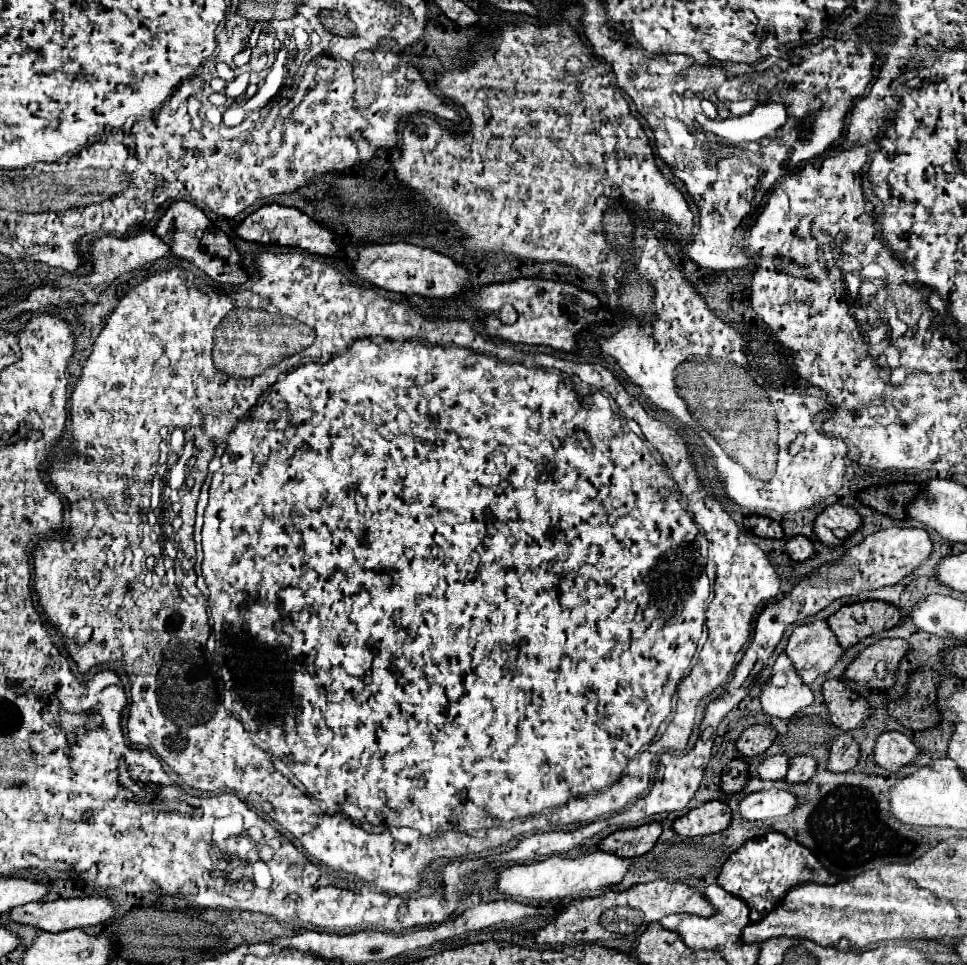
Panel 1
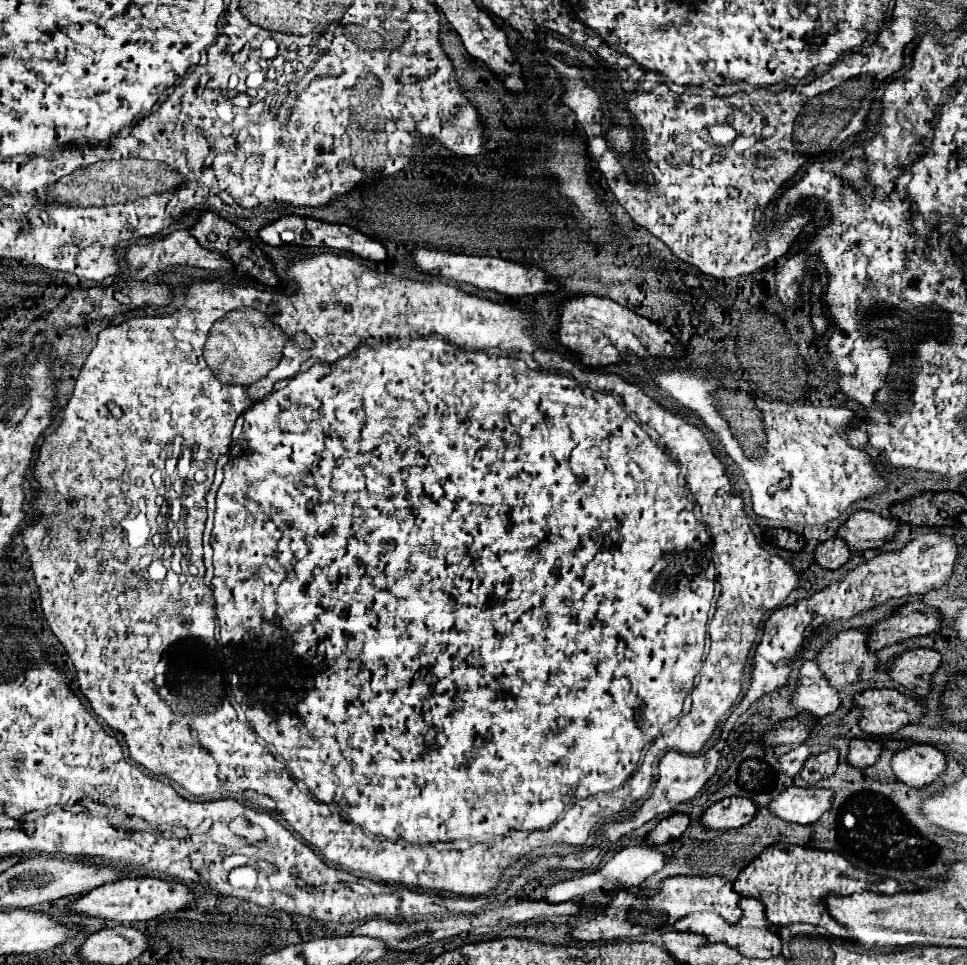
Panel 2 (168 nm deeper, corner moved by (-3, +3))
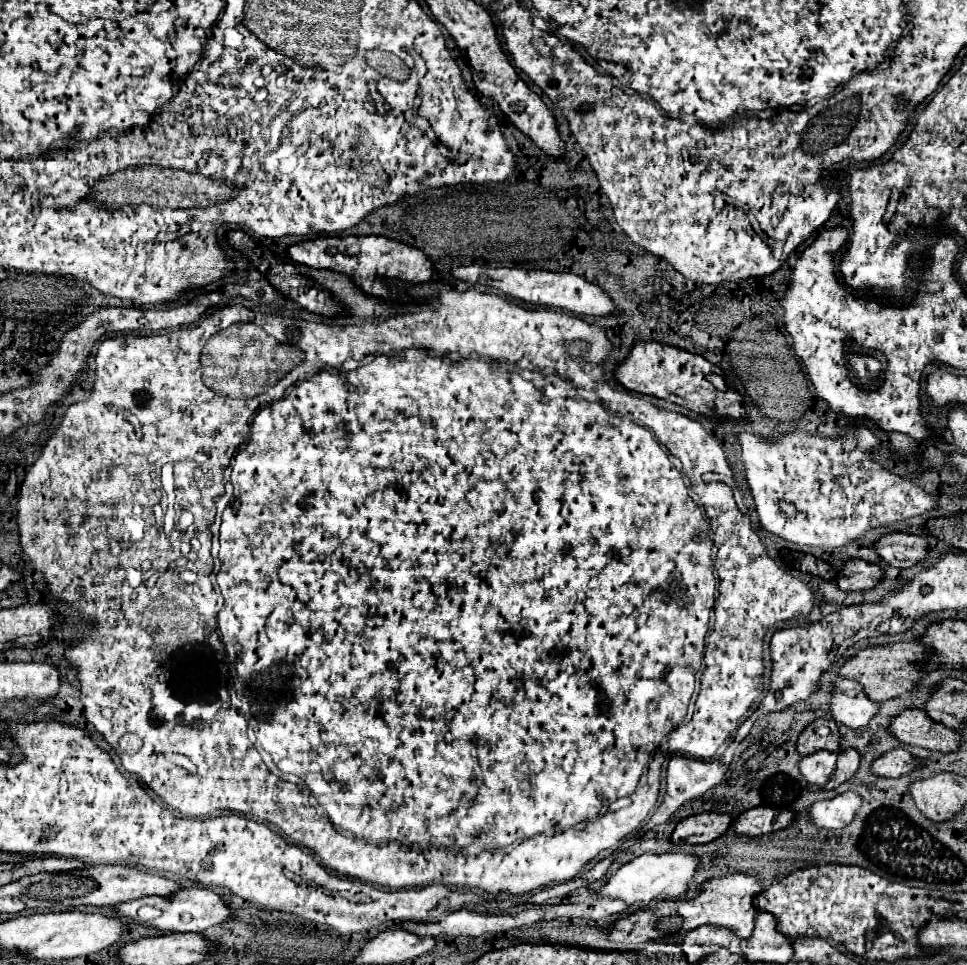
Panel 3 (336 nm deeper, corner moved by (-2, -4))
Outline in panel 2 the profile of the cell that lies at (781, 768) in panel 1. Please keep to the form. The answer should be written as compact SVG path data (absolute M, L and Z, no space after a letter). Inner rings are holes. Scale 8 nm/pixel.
M799 745L799 747L791 749L789 753L785 753L785 755L779 759L781 771L783 771L785 775L789 775L789 777L795 777L795 775L801 771L801 767L803 767L803 763L805 763L805 759L807 759L809 755L811 755L811 751L807 749L807 745Z

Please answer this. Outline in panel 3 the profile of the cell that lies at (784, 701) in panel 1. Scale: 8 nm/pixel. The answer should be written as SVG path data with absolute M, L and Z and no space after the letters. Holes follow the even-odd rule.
M846 678L836 680L830 712L838 724L844 724L848 728L864 728L878 714L878 710L880 706L866 696L864 688L860 688L858 682Z

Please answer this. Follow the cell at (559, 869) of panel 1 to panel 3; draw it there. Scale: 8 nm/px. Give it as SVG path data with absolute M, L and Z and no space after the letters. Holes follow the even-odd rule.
M668 852L668 854L644 854L640 858L634 858L630 864L624 864L606 886L598 890L600 896L620 898L628 906L654 906L656 902L664 900L676 900L682 898L688 892L688 884L694 878L694 872L700 866L700 858L694 854L684 852Z

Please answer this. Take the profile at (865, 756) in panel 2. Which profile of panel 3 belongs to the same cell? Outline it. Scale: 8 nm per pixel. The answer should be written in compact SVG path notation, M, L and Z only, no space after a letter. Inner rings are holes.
M896 748L896 750L886 752L884 756L876 758L872 762L872 772L876 772L878 776L884 776L884 778L902 778L920 766L922 766L920 758L912 756L908 750Z

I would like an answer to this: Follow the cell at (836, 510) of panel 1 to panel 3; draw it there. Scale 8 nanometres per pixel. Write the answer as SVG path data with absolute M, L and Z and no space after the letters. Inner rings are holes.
M892 532L882 536L874 550L884 558L890 566L896 568L912 568L928 556L930 542L922 536L912 536L904 532Z

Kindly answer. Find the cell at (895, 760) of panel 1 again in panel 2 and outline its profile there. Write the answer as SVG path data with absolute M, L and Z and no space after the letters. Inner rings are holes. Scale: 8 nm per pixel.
M907 745L891 757L893 773L911 787L933 783L945 769L945 755L933 745Z

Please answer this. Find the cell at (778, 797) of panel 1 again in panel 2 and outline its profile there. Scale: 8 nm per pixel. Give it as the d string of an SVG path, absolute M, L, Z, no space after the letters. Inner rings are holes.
M789 787L785 791L781 791L777 797L773 797L767 805L769 813L785 819L785 821L793 821L793 823L801 823L801 825L811 825L815 821L819 821L819 817L831 809L831 801L833 801L833 791L829 789L817 789L817 787Z

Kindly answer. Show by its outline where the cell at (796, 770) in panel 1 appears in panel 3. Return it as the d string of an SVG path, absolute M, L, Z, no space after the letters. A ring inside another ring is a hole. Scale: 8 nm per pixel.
M854 748L842 750L842 752L838 754L838 768L836 768L834 776L830 778L830 782L826 784L826 790L838 788L842 782L850 780L850 778L856 774L858 764L860 764L860 752L858 752L858 750L854 750Z

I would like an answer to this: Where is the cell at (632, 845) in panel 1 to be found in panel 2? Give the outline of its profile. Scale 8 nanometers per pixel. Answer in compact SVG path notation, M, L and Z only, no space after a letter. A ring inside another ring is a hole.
M683 813L669 815L669 817L661 819L653 831L647 833L645 845L655 847L655 845L663 845L663 843L667 843L671 839L677 839L685 831L687 825L689 825L689 817L687 815L683 815Z

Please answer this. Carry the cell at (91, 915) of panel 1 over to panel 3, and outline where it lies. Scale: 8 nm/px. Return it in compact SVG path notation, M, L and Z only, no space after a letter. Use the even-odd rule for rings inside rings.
M184 888L170 900L166 900L162 896L146 896L140 900L130 900L130 902L118 904L116 912L120 916L132 918L134 922L148 924L148 926L154 926L164 932L202 932L210 926L216 926L216 924L222 924L222 922L234 918L230 906L218 894L214 894L212 890L206 890L206 888Z

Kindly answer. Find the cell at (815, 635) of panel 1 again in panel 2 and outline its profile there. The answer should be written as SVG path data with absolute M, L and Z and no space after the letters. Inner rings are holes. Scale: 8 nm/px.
M845 629L829 639L827 645L817 653L815 661L821 673L829 677L829 685L843 687L847 683L873 677L877 659L871 651L867 651L865 641L867 633L857 629Z

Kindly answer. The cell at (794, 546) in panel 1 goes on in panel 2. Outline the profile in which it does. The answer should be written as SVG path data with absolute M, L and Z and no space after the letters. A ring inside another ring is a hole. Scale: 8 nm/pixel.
M829 539L817 545L815 549L815 563L825 567L825 569L837 569L839 565L847 563L849 559L849 549L845 545L845 541L841 539Z

